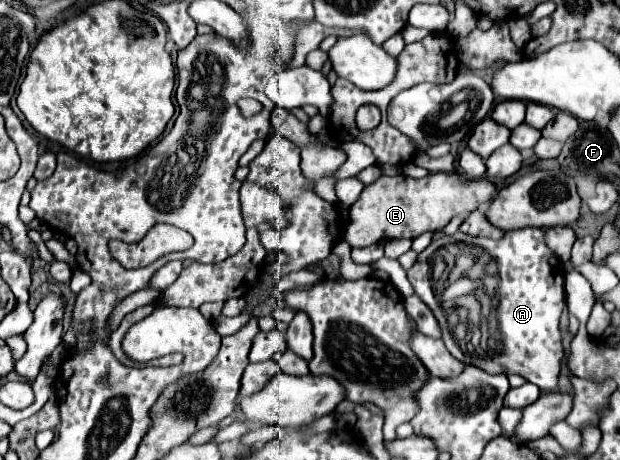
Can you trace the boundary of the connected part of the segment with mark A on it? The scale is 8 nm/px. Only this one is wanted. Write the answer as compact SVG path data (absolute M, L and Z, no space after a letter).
M518 228L518 230L506 232L500 240L456 232L454 236L436 234L436 240L438 242L434 244L438 244L438 248L446 242L464 242L472 246L482 246L484 250L488 250L490 256L494 256L498 264L500 284L496 288L496 300L500 304L500 324L498 324L500 352L488 352L484 356L462 352L462 356L458 358L486 372L520 374L528 382L540 386L540 390L556 392L560 364L564 358L560 330L558 330L560 314L564 310L564 302L562 302L564 266L554 256L554 252L550 252L550 248L546 246L544 230L542 228Z

